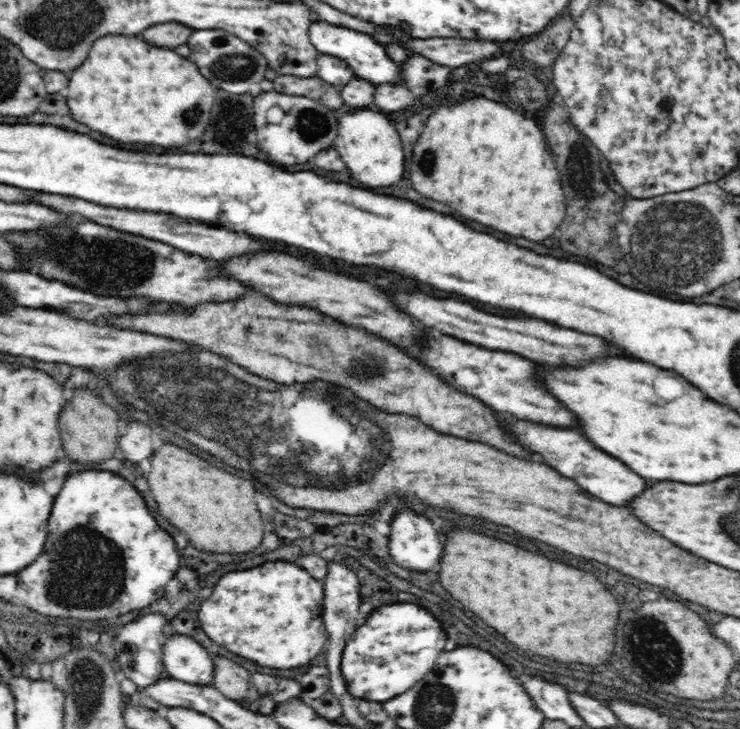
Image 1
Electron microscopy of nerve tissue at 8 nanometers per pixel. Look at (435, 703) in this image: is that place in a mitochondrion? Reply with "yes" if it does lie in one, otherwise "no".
yes

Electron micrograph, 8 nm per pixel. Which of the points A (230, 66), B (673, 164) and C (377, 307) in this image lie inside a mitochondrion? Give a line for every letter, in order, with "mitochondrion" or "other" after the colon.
A: mitochondrion
B: other
C: other

